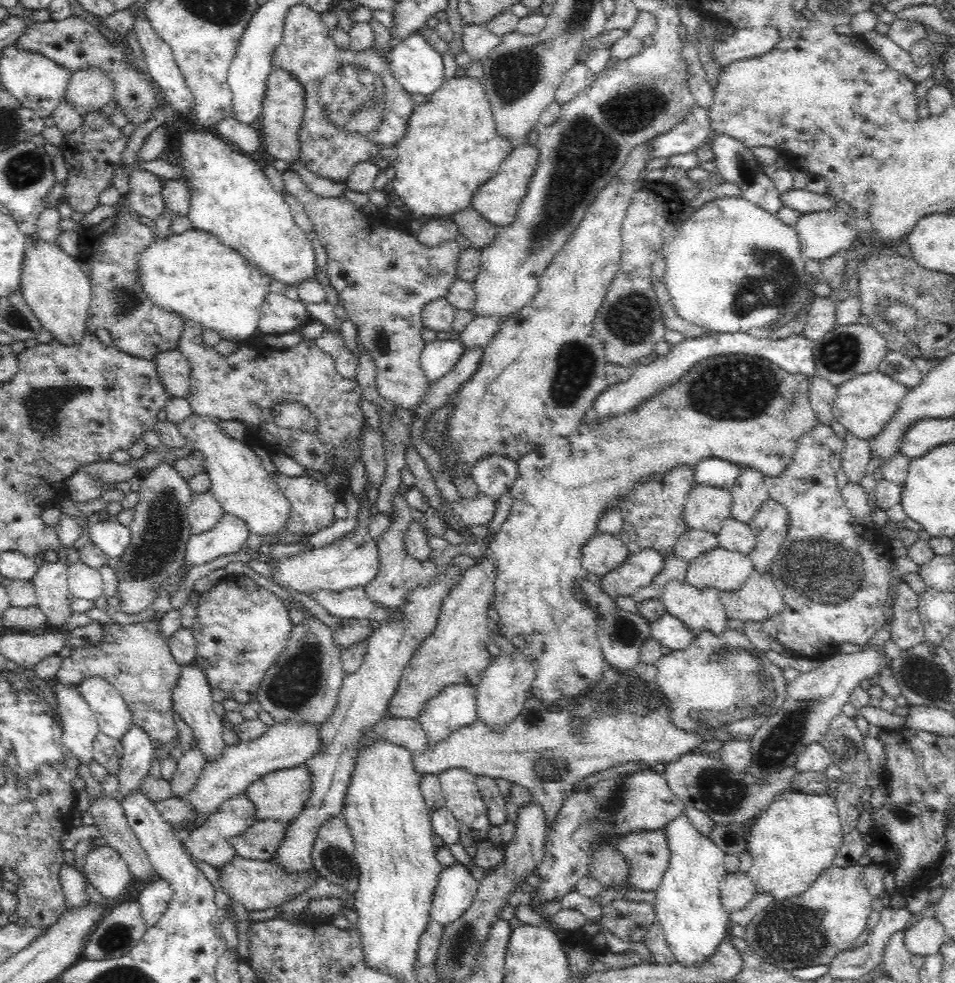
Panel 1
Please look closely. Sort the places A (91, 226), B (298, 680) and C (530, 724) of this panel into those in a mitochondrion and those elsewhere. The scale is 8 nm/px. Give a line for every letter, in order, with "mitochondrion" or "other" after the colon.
A: other
B: mitochondrion
C: mitochondrion

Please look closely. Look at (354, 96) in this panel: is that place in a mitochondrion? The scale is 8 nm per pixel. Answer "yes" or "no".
yes

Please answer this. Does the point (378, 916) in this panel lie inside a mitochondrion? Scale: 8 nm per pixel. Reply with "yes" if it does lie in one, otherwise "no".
no

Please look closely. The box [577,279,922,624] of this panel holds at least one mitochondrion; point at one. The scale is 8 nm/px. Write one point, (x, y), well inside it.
(825, 572)

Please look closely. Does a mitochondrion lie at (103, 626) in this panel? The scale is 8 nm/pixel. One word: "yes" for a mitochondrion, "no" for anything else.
no

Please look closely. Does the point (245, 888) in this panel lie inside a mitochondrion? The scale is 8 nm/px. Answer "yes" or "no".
no

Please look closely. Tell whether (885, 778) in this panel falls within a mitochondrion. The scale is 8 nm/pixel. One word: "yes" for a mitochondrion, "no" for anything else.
no

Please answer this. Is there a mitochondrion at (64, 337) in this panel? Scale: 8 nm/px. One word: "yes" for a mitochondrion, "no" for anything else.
no

